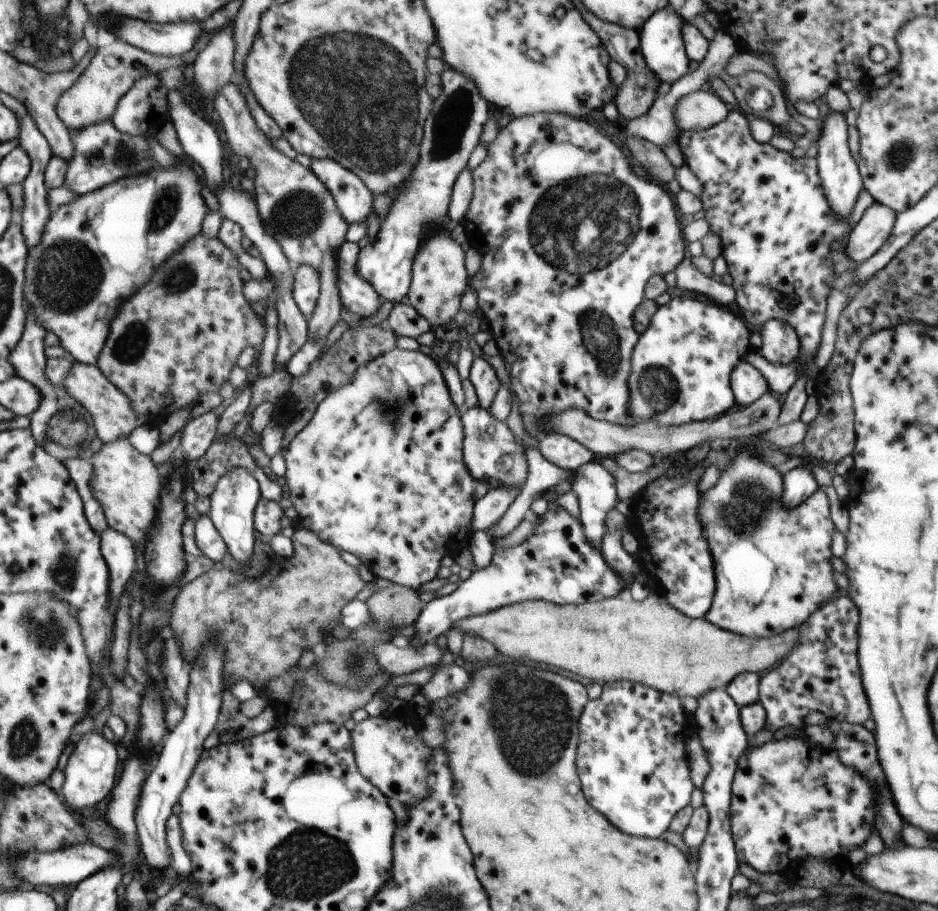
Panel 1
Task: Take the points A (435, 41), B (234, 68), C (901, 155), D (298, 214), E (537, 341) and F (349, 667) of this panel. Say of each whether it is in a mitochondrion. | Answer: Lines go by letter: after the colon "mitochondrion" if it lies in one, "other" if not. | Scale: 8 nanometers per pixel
A: other
B: other
C: mitochondrion
D: mitochondrion
E: other
F: mitochondrion

